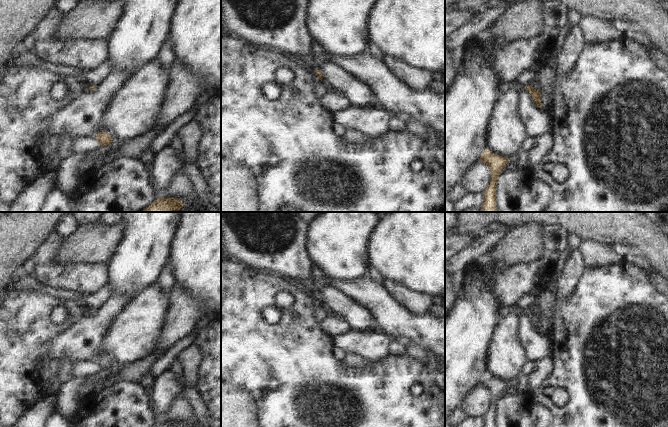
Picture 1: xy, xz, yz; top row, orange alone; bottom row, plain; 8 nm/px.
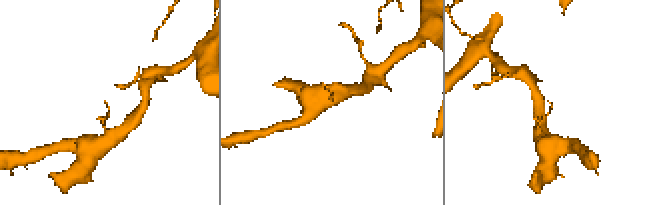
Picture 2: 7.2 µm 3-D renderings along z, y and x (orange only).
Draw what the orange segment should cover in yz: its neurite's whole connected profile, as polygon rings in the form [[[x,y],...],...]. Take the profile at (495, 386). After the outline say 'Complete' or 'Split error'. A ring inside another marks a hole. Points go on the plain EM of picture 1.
[[[486,372],[480,381],[480,385],[490,392],[491,397],[491,405],[484,417],[485,423],[483,427],[496,427],[496,409],[498,407],[498,401],[502,397],[503,391],[510,384],[506,381],[497,379]]]. Complete.

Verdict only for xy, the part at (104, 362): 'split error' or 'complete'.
complete

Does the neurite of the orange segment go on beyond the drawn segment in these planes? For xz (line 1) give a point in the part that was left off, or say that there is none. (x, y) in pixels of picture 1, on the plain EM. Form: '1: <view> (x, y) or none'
1: none

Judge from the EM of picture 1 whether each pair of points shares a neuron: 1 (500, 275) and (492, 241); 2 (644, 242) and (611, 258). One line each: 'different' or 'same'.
1: different
2: different

